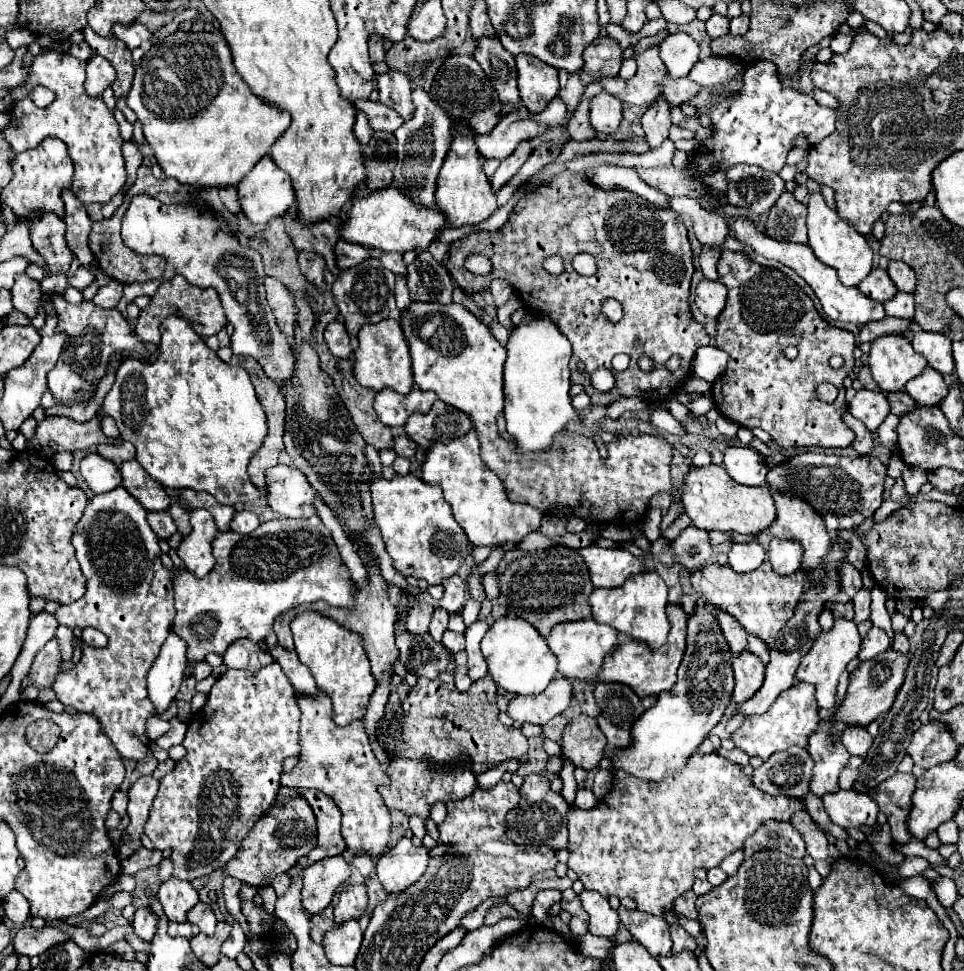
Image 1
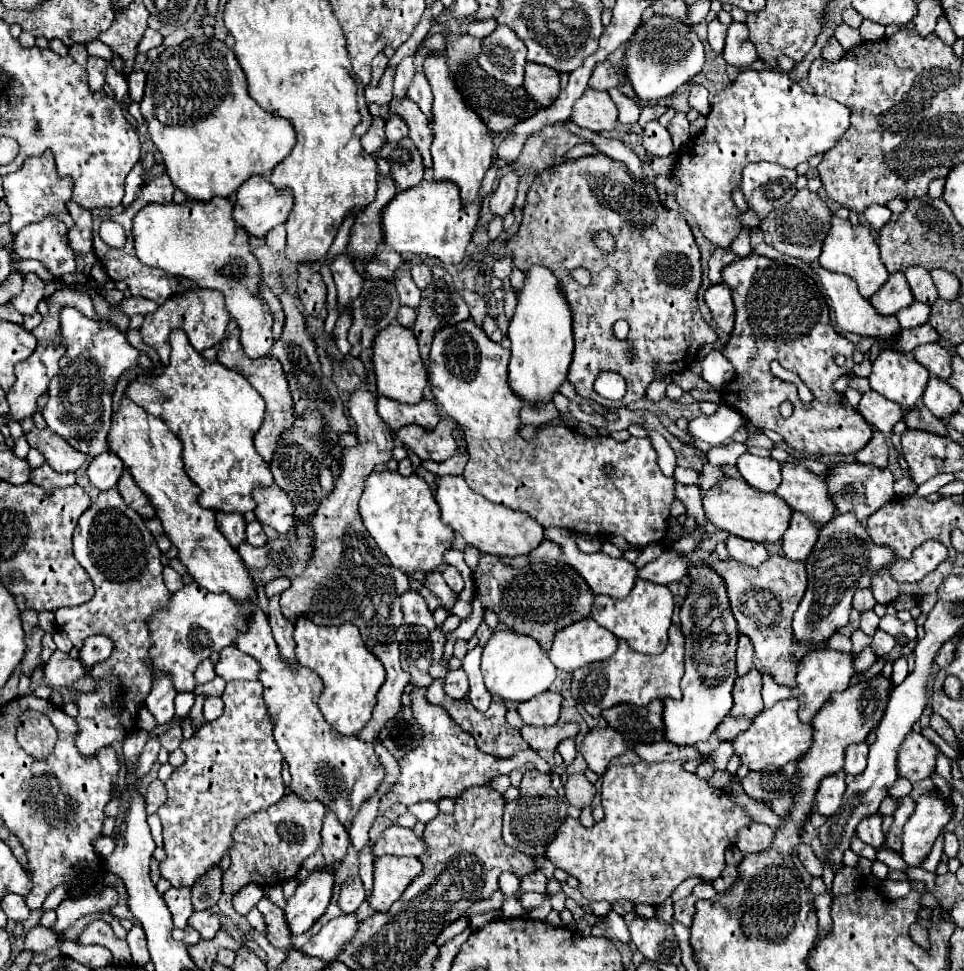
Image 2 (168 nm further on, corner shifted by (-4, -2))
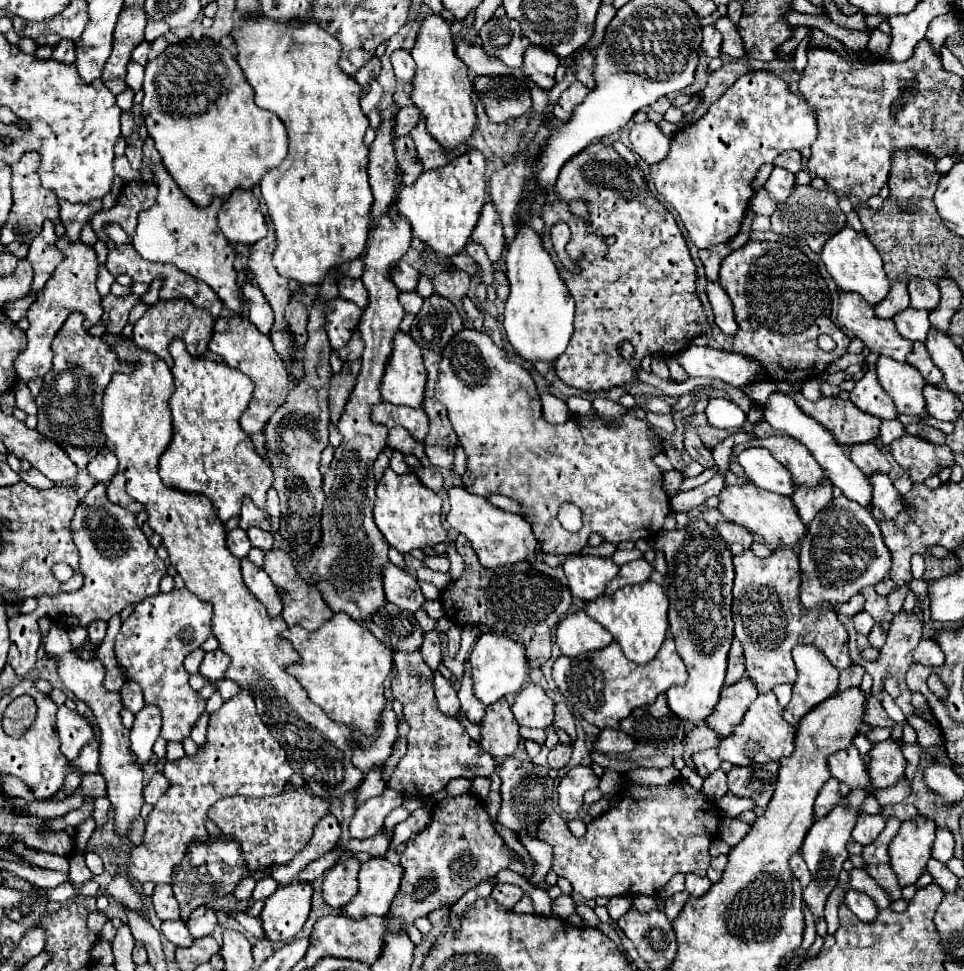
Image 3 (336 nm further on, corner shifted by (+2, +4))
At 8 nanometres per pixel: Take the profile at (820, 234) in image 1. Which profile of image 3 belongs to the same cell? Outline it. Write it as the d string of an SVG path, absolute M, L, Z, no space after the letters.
M844 226L838 234L834 234L832 238L826 240L826 244L820 252L820 258L826 264L826 270L836 280L840 290L858 292L872 306L878 304L886 296L886 290L890 290L890 280L884 274L882 258L878 254L878 250L874 248L874 244L870 242L870 238L866 234L856 232L850 226Z

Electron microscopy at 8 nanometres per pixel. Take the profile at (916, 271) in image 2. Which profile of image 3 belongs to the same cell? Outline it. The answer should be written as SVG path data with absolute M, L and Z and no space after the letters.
M920 276L910 278L908 292L910 292L910 306L914 308L934 310L940 302L938 286L930 278L920 278Z

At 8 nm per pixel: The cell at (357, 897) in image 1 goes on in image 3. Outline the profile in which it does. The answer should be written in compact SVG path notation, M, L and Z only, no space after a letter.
M352 856L334 864L326 872L322 884L324 902L330 904L332 908L342 908L346 902L350 902L358 894L358 870L360 862Z

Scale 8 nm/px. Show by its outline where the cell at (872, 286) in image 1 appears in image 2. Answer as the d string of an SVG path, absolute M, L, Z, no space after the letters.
M892 274L888 282L870 298L870 304L882 316L894 316L898 310L914 302L904 274Z

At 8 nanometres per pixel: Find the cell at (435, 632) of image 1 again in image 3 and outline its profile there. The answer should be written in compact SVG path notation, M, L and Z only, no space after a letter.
M430 630L430 632L424 634L424 644L422 644L420 652L422 652L424 662L432 670L436 670L438 664L440 664L440 660L442 660L442 656L440 656L440 636L438 636L438 630Z

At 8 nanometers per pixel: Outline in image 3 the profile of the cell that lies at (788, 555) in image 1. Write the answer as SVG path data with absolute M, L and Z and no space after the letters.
M818 484L818 488L796 488L792 494L792 502L798 510L798 516L808 526L814 516L832 500L830 486Z

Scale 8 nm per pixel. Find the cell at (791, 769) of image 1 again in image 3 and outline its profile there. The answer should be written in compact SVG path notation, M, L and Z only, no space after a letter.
M778 762L736 766L728 772L728 788L732 794L752 798L760 808L766 808L776 788L778 768Z

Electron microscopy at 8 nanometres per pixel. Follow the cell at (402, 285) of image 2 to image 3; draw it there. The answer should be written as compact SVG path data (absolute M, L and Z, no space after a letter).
M400 292L400 304L404 306L406 312L416 314L422 306L422 296L418 292Z

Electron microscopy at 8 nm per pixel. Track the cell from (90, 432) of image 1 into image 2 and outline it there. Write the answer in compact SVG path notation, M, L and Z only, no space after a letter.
M32 428L26 434L26 440L30 448L36 448L56 472L76 472L86 462L84 454L78 454L76 450L72 450L72 446L64 442L64 438L60 438L58 434L52 434L46 428L44 430Z

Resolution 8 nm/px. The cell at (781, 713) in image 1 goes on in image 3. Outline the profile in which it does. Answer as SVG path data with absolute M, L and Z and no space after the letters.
M768 692L768 694L760 694L752 702L744 720L734 728L730 736L722 740L722 744L718 746L718 756L726 762L732 762L734 766L750 766L756 762L766 764L790 756L794 752L794 738L796 738L796 728L782 718L782 708L776 700L776 694Z

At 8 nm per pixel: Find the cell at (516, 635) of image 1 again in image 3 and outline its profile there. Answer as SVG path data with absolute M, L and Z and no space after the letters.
M494 632L482 634L476 640L476 646L470 654L470 664L472 664L472 676L474 676L474 694L488 706L500 696L506 694L516 694L522 690L526 676L530 674L530 658L526 652L526 646L522 642L516 642L508 636L498 636Z

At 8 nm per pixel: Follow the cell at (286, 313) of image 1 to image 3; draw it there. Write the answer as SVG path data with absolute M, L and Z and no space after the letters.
M244 282L244 302L248 304L248 318L250 322L262 332L268 334L274 322L274 314L270 304L266 302L262 290L252 284L252 282Z

